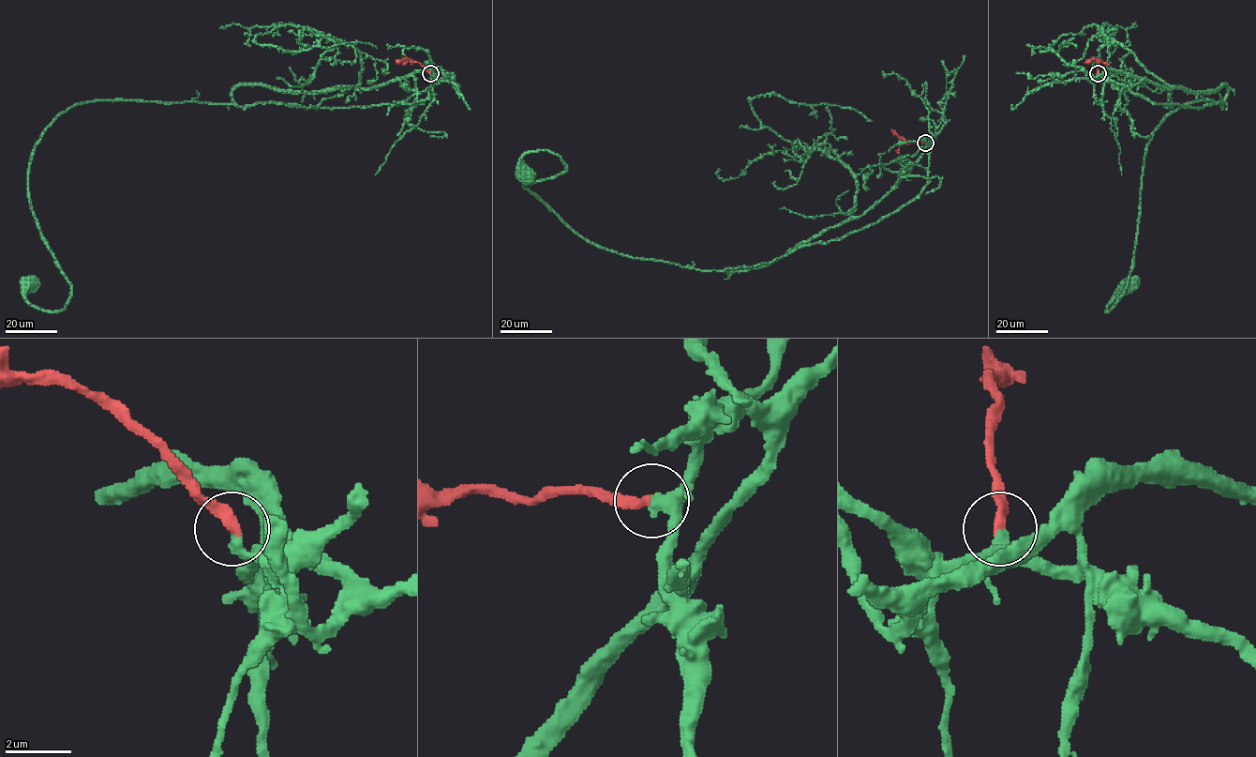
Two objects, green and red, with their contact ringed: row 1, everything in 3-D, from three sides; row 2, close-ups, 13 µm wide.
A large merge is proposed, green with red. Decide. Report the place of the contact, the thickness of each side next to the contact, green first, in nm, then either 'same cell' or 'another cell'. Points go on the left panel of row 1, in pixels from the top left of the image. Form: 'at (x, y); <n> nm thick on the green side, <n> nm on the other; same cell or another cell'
at (430, 73); 360 nm thick on the green side, 360 nm on the other; same cell

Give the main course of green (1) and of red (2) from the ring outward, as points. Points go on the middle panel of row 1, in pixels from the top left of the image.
1: (925, 143), (862, 215), (727, 272), (601, 249), (523, 187), (565, 171), (558, 155), (528, 152), (525, 175)
2: (925, 143), (906, 142), (890, 129)

